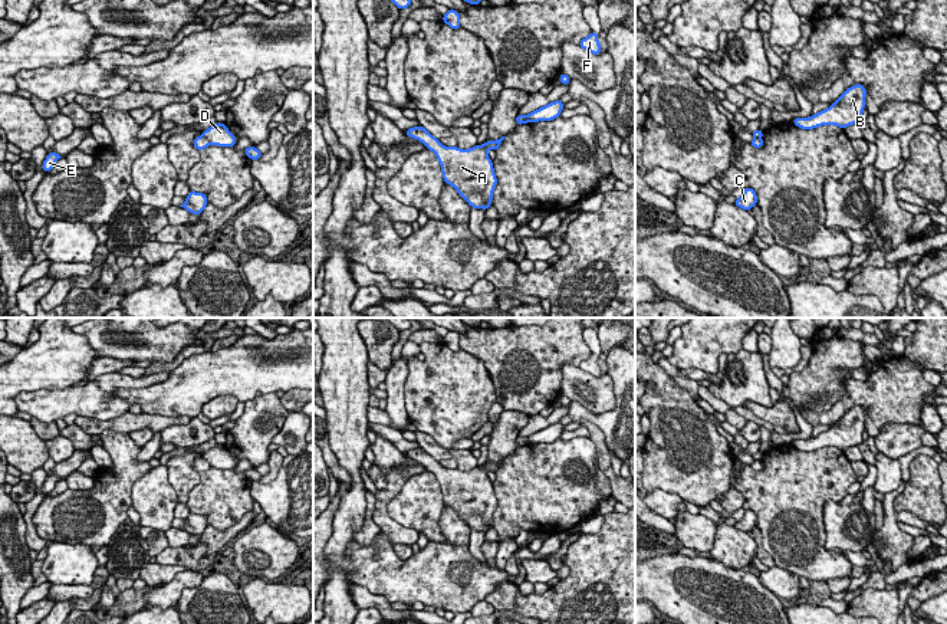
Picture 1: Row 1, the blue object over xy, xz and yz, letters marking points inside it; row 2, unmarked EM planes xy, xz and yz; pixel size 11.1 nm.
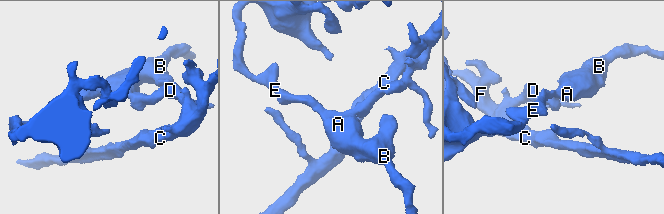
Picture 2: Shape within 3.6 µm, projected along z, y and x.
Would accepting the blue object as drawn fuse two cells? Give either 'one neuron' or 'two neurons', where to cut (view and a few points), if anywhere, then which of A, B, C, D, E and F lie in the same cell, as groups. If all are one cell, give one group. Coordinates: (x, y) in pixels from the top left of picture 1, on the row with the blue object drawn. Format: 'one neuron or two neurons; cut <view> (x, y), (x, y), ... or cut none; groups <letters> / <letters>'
two neurons; cut xy (203, 134), (210, 143); groups A B E / C D F

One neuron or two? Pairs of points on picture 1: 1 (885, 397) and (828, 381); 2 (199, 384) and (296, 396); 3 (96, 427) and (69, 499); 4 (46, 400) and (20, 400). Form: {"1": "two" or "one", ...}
{"1": "two", "2": "two", "3": "two", "4": "one"}

